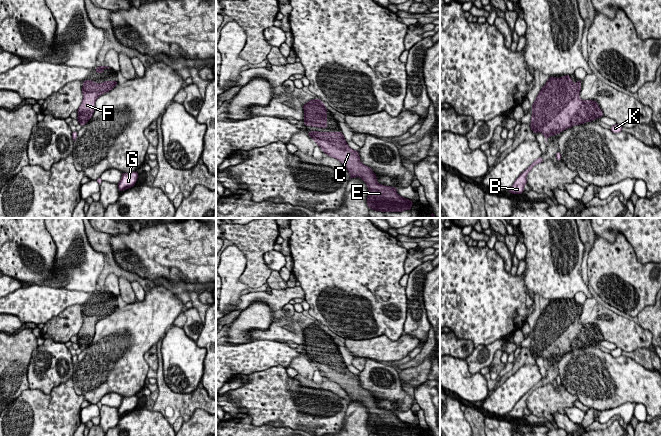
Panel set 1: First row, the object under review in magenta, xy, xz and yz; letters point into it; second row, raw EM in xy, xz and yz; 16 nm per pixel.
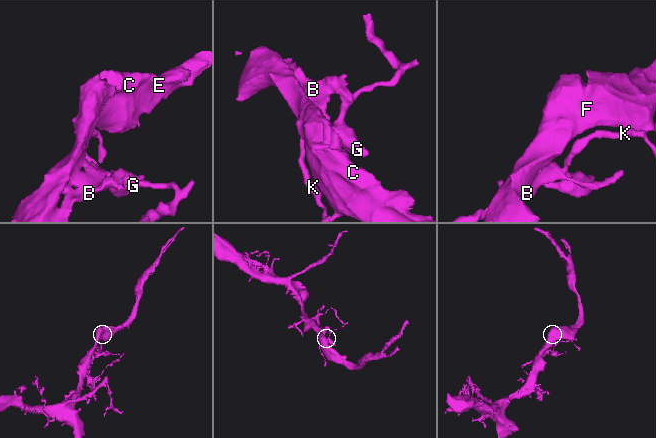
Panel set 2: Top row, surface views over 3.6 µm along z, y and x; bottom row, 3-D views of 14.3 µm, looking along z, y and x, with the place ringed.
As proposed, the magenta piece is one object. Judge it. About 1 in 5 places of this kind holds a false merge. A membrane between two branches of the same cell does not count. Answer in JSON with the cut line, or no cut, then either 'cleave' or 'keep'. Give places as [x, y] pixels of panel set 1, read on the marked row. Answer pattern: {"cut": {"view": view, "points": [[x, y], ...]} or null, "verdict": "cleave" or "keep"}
{"cut": null, "verdict": "keep"}

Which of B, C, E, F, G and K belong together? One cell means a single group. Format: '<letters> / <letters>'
B C E F G K

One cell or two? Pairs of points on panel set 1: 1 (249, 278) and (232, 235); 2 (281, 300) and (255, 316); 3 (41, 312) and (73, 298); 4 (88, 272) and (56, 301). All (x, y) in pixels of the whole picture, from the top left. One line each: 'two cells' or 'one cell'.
1: one cell
2: two cells
3: one cell
4: two cells

